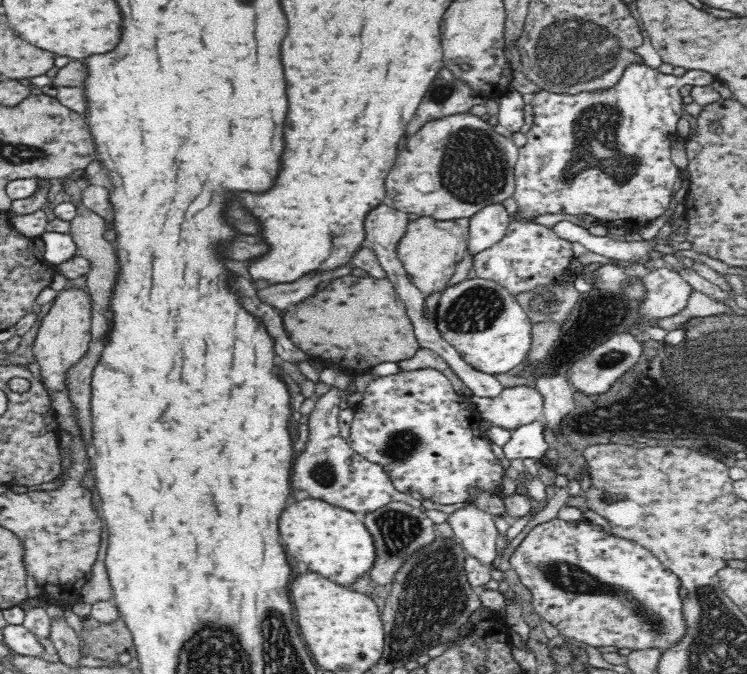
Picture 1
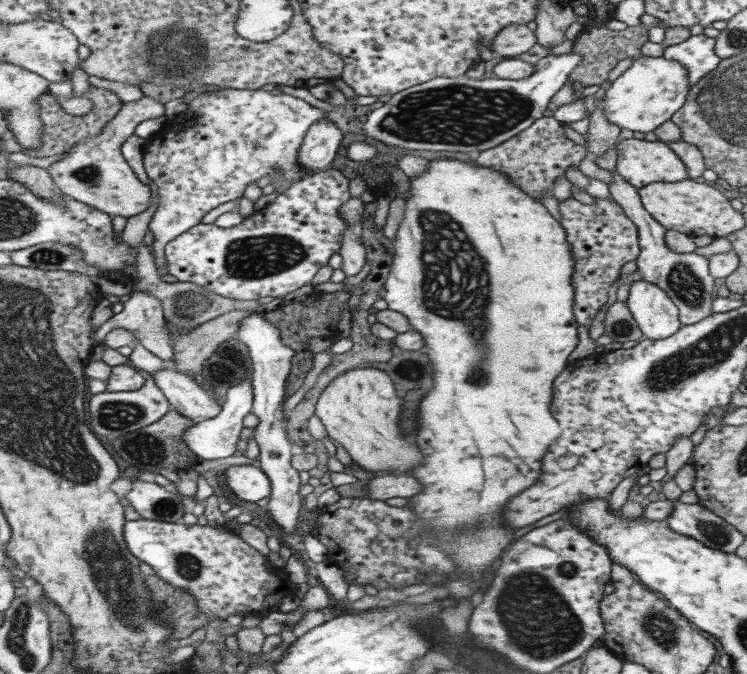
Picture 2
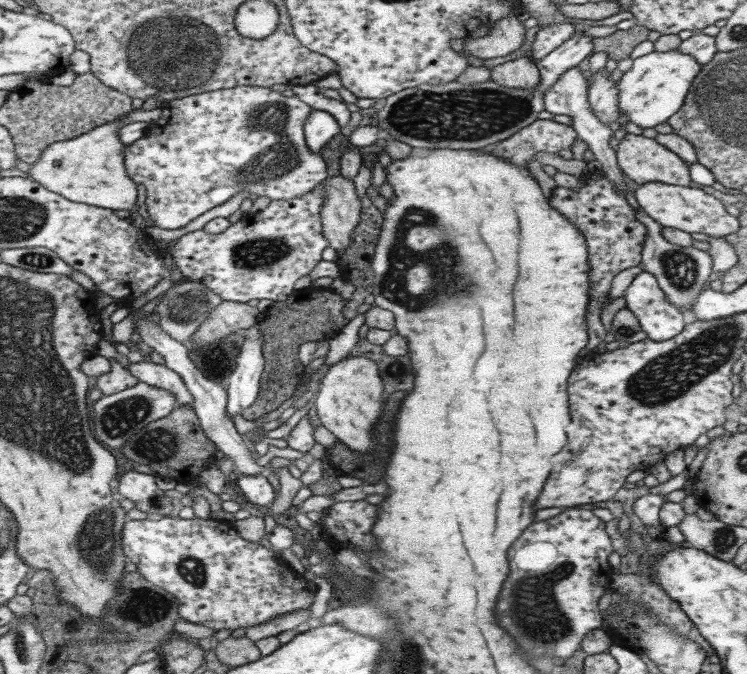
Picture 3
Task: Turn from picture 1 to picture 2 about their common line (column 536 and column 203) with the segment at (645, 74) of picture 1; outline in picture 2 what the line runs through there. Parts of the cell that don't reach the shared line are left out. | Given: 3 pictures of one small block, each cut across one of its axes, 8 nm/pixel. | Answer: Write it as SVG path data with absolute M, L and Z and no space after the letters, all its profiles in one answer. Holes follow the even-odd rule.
M225 88L200 92L200 96L190 102L185 115L168 119L166 126L146 141L143 148L144 169L148 178L158 186L158 208L149 224L149 230L155 236L151 246L158 275L169 274L165 246L183 232L200 224L202 217L212 208L229 200L238 200L248 185L265 176L274 182L280 175L284 175L290 186L302 181L306 172L298 166L299 148L306 131L322 118L325 118L323 110L294 96L284 93L276 96L262 89ZM187 119L194 120L192 127L185 127Z

